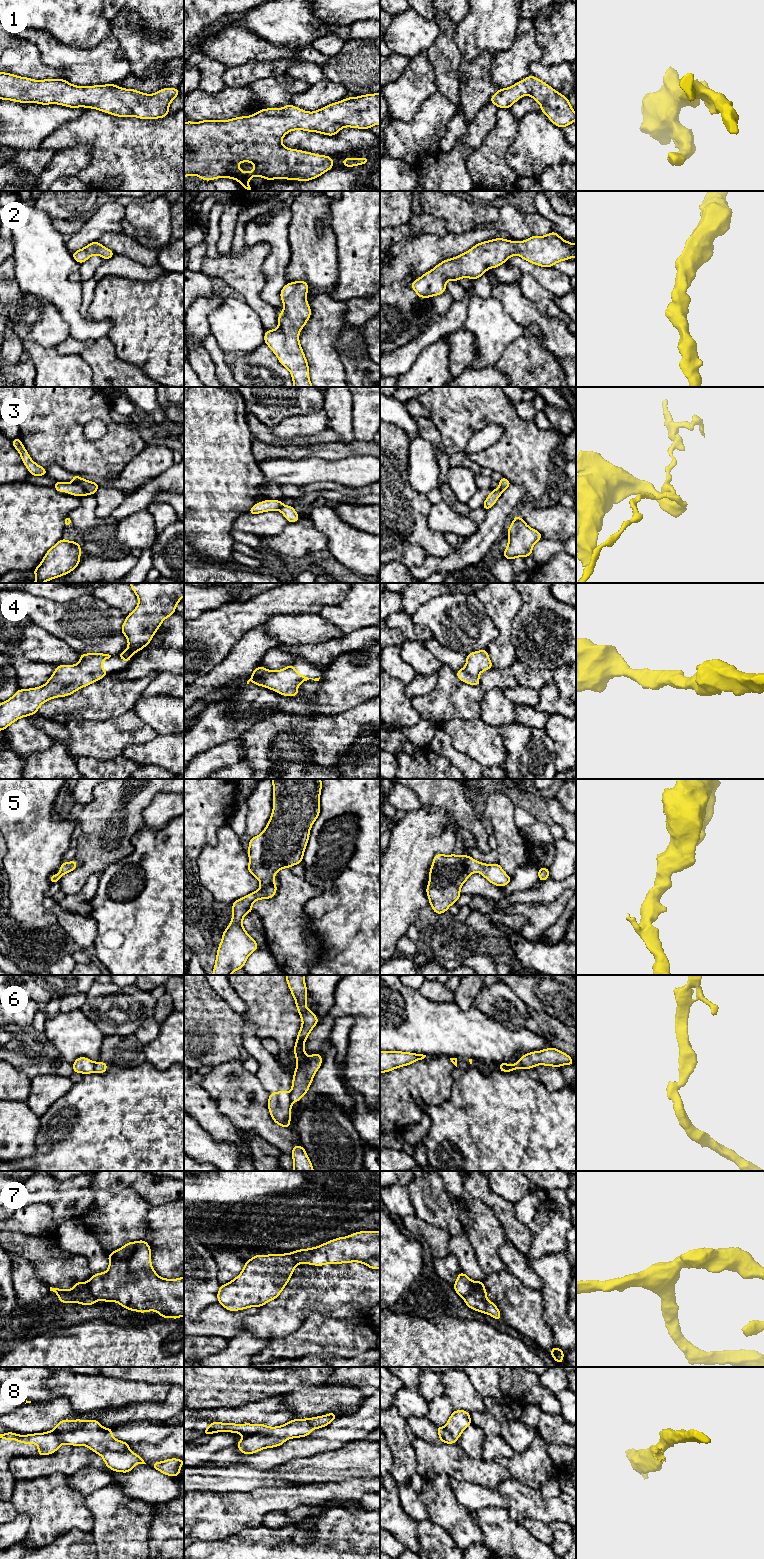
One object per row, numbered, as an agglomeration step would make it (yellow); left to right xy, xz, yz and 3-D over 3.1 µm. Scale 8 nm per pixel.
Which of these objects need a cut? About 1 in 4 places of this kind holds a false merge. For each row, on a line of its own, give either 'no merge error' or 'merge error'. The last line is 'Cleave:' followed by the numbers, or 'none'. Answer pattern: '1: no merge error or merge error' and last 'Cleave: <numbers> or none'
1: no merge error
2: no merge error
3: merge error
4: no merge error
5: no merge error
6: merge error
7: merge error
8: no merge error
Cleave: 3, 6, 7

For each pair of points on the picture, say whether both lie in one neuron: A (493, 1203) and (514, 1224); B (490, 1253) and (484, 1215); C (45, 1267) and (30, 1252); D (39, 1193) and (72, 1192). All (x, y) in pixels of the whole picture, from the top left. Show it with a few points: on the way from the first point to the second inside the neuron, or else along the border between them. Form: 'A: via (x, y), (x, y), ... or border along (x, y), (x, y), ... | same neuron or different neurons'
A: via (498, 1208), (509, 1219) | same neuron
B: via (486, 1244), (484, 1224) | same neuron
C: via (41, 1263), (34, 1256) | same neuron
D: via (47, 1193), (64, 1193) | same neuron

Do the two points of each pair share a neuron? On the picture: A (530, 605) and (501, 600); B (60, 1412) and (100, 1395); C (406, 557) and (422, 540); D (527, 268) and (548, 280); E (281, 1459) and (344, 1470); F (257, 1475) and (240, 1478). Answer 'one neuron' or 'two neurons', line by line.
A: two neurons
B: two neurons
C: two neurons
D: one neuron
E: two neurons
F: one neuron

